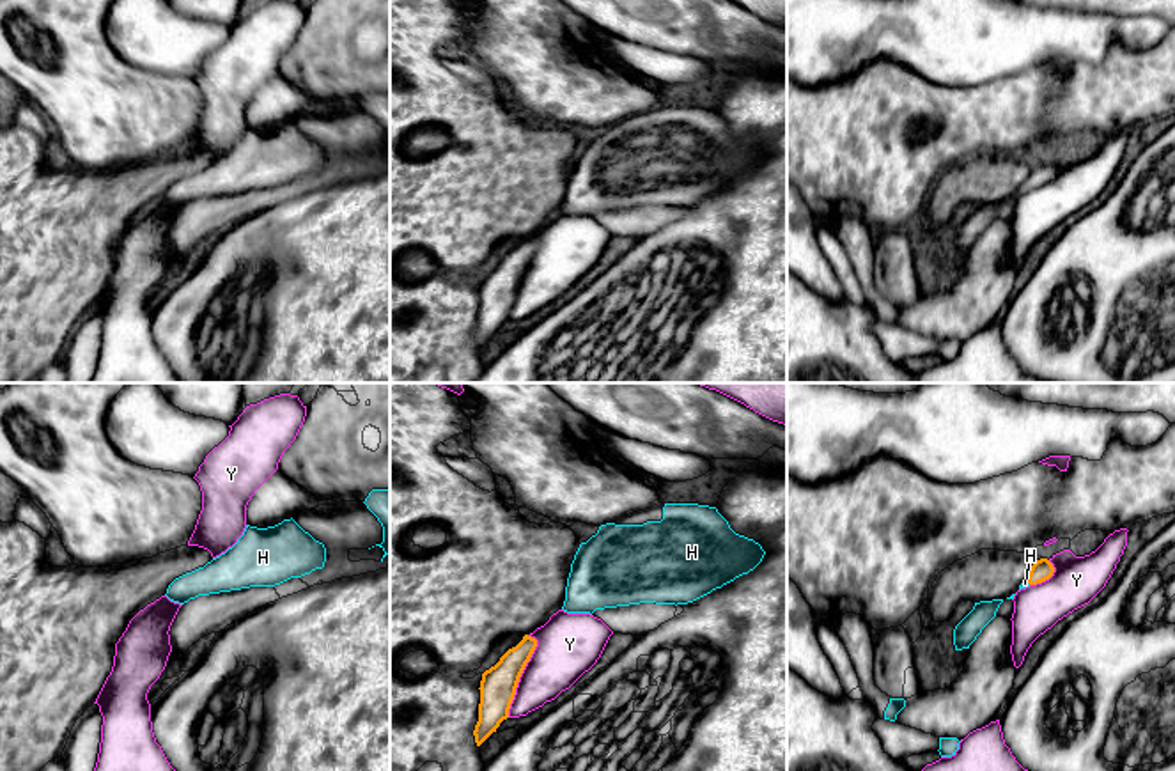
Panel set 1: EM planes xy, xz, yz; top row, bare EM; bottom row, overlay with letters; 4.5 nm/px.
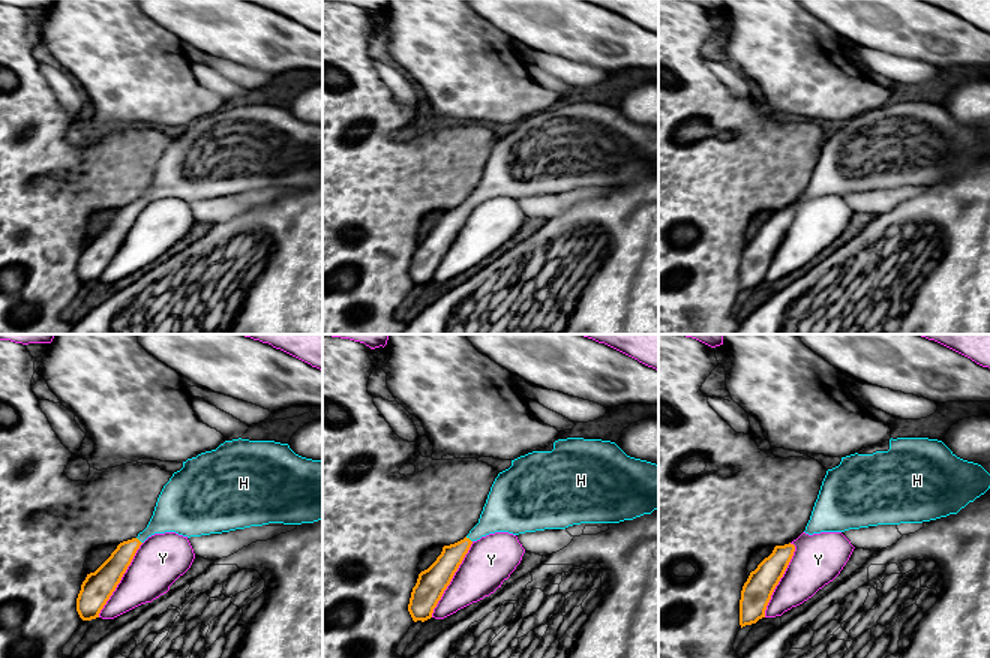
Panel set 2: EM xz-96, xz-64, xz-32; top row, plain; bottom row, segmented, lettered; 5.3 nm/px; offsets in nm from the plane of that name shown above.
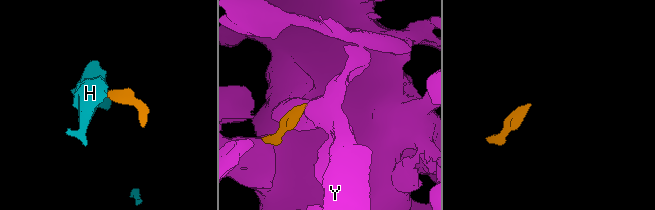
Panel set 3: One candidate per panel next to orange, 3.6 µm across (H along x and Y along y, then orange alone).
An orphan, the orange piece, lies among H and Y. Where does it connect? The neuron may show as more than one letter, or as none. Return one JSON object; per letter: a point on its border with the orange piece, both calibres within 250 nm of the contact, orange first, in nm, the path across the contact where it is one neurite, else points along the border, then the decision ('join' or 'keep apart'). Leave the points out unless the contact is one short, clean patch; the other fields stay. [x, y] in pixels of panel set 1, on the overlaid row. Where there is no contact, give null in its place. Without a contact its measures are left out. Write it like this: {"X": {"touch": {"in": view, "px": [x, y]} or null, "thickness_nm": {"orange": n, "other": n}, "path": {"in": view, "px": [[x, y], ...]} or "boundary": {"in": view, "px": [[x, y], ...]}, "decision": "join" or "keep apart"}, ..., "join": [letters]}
{"H": {"touch": {"in": "yz", "px": [1028, 582]}, "thickness_nm": {"orange": 100, "other": 40}, "path": {"in": "yz", "px": [[1042, 569], [1028, 582], [1025, 584]]}, "decision": "join"}, "Y": {"touch": {"in": "xz", "px": [520, 676]}, "thickness_nm": {"orange": 160, "other": 280}, "decision": "keep apart"}, "join": ["H"]}

